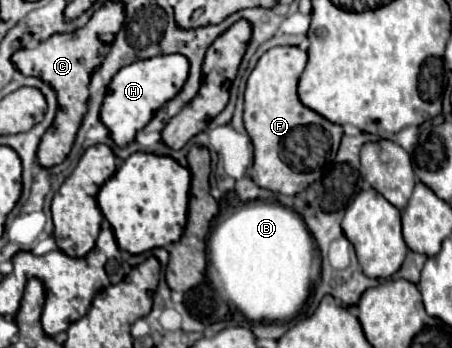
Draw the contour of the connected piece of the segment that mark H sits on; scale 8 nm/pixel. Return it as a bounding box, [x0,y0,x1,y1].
[101,53,189,147]

